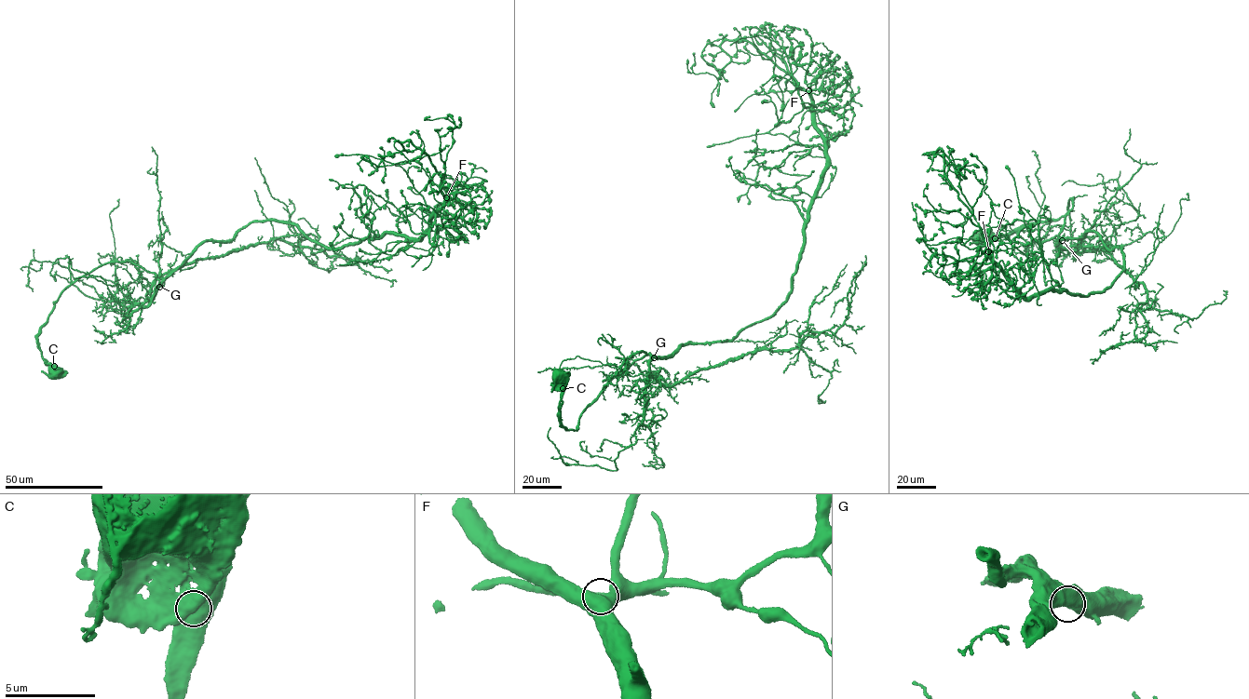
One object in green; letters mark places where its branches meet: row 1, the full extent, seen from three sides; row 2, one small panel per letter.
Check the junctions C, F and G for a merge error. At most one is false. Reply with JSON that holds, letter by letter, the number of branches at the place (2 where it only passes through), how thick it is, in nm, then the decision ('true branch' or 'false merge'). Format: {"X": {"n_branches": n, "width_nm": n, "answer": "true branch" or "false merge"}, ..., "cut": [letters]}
{"C": {"n_branches": 1, "width_nm": 1050, "answer": "true branch"}, "F": {"n_branches": 2, "width_nm": 600, "answer": "true branch"}, "G": {"n_branches": 1, "width_nm": 850, "answer": "true branch"}, "cut": []}

